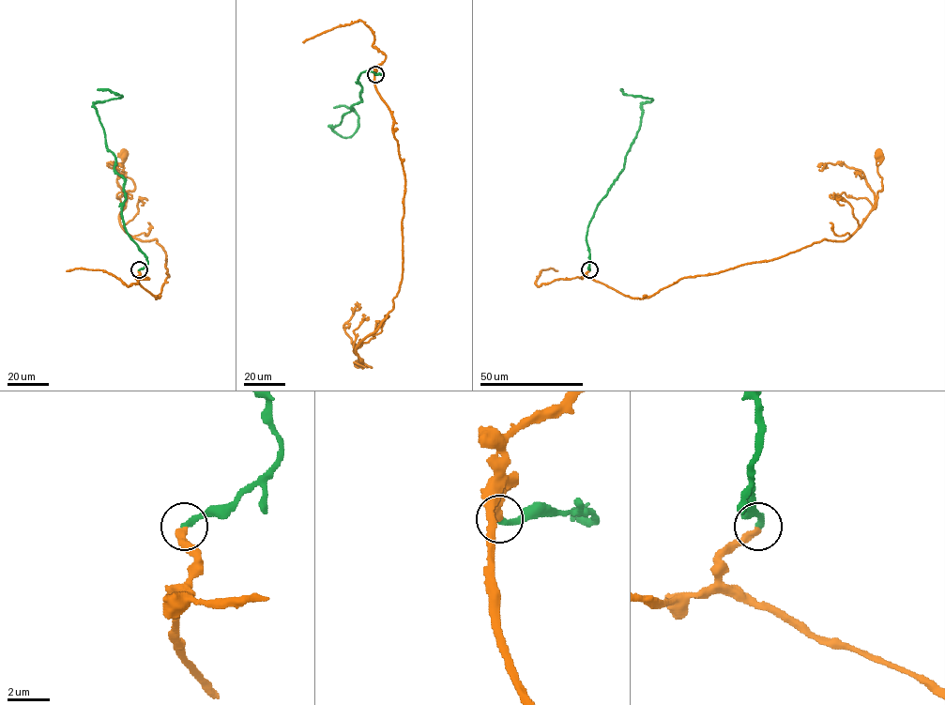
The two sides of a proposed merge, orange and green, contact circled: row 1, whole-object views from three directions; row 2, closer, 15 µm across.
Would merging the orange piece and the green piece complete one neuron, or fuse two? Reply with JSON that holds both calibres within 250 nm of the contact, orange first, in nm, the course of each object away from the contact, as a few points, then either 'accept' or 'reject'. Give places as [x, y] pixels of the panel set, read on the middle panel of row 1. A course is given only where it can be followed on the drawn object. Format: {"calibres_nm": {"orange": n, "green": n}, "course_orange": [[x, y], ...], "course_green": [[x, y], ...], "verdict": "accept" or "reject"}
{"calibres_nm": {"orange": 360, "green": 300}, "course_orange": [[374, 74], [393, 121], [404, 181], [403, 271], [393, 308], [357, 347], [371, 367], [358, 363]], "course_green": [[374, 74], [359, 74], [361, 99], [329, 127], [349, 137], [358, 114], [333, 107]], "verdict": "accept"}

